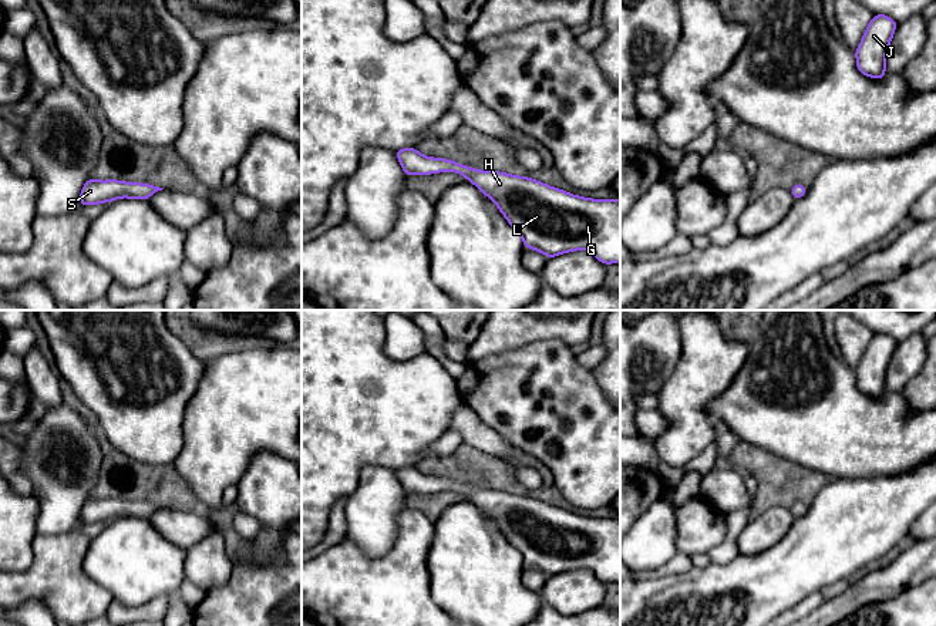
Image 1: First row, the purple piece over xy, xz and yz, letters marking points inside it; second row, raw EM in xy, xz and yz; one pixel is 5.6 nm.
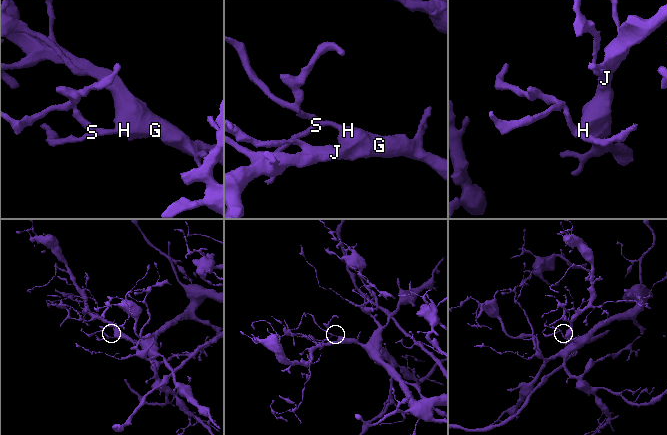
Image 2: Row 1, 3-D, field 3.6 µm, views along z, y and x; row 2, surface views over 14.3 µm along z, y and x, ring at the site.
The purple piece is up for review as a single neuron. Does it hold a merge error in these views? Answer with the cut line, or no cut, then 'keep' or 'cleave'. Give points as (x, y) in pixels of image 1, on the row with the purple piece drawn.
cut none; keep

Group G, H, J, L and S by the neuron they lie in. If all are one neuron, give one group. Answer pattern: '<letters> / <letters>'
G H J L S

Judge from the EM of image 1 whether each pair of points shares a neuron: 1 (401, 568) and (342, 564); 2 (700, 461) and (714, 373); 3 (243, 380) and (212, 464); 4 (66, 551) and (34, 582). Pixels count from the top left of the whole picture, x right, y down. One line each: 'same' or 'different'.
1: same
2: different
3: same
4: same

